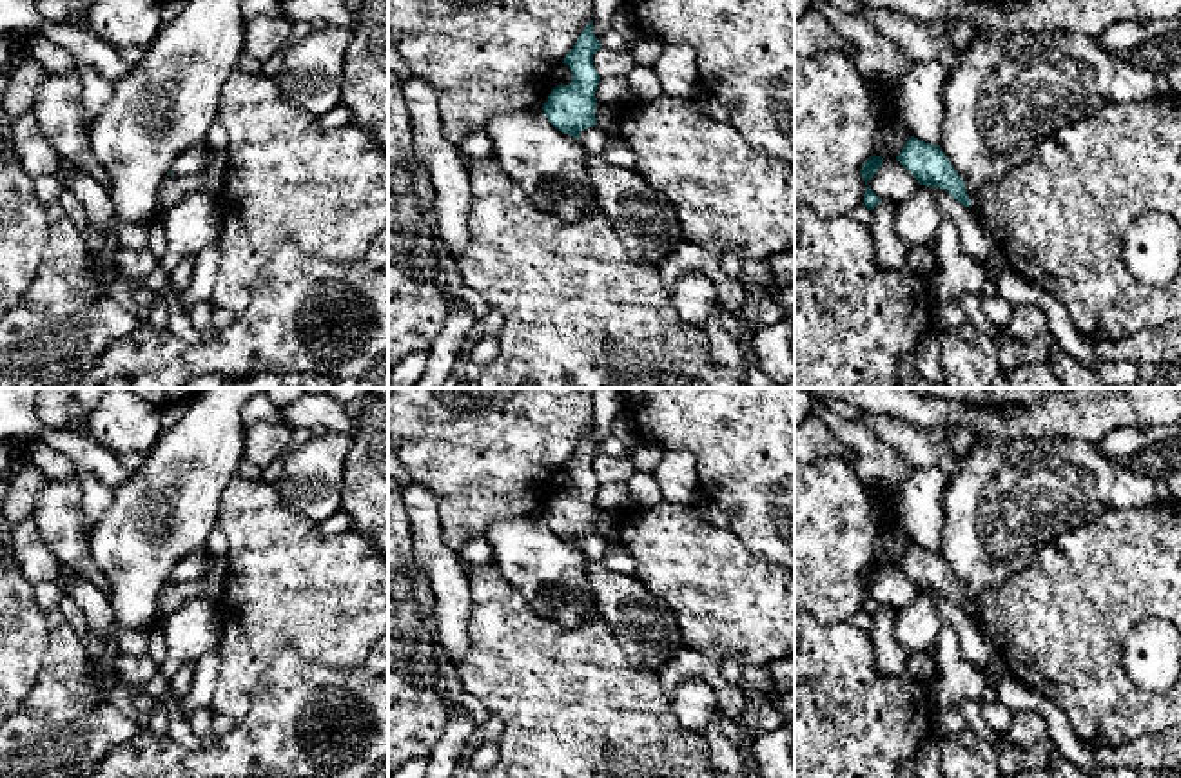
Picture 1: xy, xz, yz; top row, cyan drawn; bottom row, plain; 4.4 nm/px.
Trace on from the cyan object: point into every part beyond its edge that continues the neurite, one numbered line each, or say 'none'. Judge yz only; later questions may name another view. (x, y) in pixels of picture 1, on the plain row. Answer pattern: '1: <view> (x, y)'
none

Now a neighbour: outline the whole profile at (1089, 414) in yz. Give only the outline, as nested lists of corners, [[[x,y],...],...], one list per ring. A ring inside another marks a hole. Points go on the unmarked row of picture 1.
[[[804,388],[820,403],[842,399],[862,413],[882,413],[923,428],[971,426],[974,441],[1001,446],[1018,437],[1050,441],[1059,437],[1083,439],[1096,446],[1103,437],[1123,426],[1181,423],[1181,388],[1052,388],[1029,406],[987,408],[958,401],[920,395],[909,388]]]

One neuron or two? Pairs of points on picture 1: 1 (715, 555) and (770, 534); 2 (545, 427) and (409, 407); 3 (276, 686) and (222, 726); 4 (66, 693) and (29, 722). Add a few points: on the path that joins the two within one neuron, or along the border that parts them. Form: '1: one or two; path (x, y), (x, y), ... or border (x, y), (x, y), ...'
1: two; border (728, 530), (753, 554), (775, 564)
2: one; path (510, 418), (443, 418)
3: two; border (236, 724), (220, 739)
4: one; path (57, 702), (39, 719)

